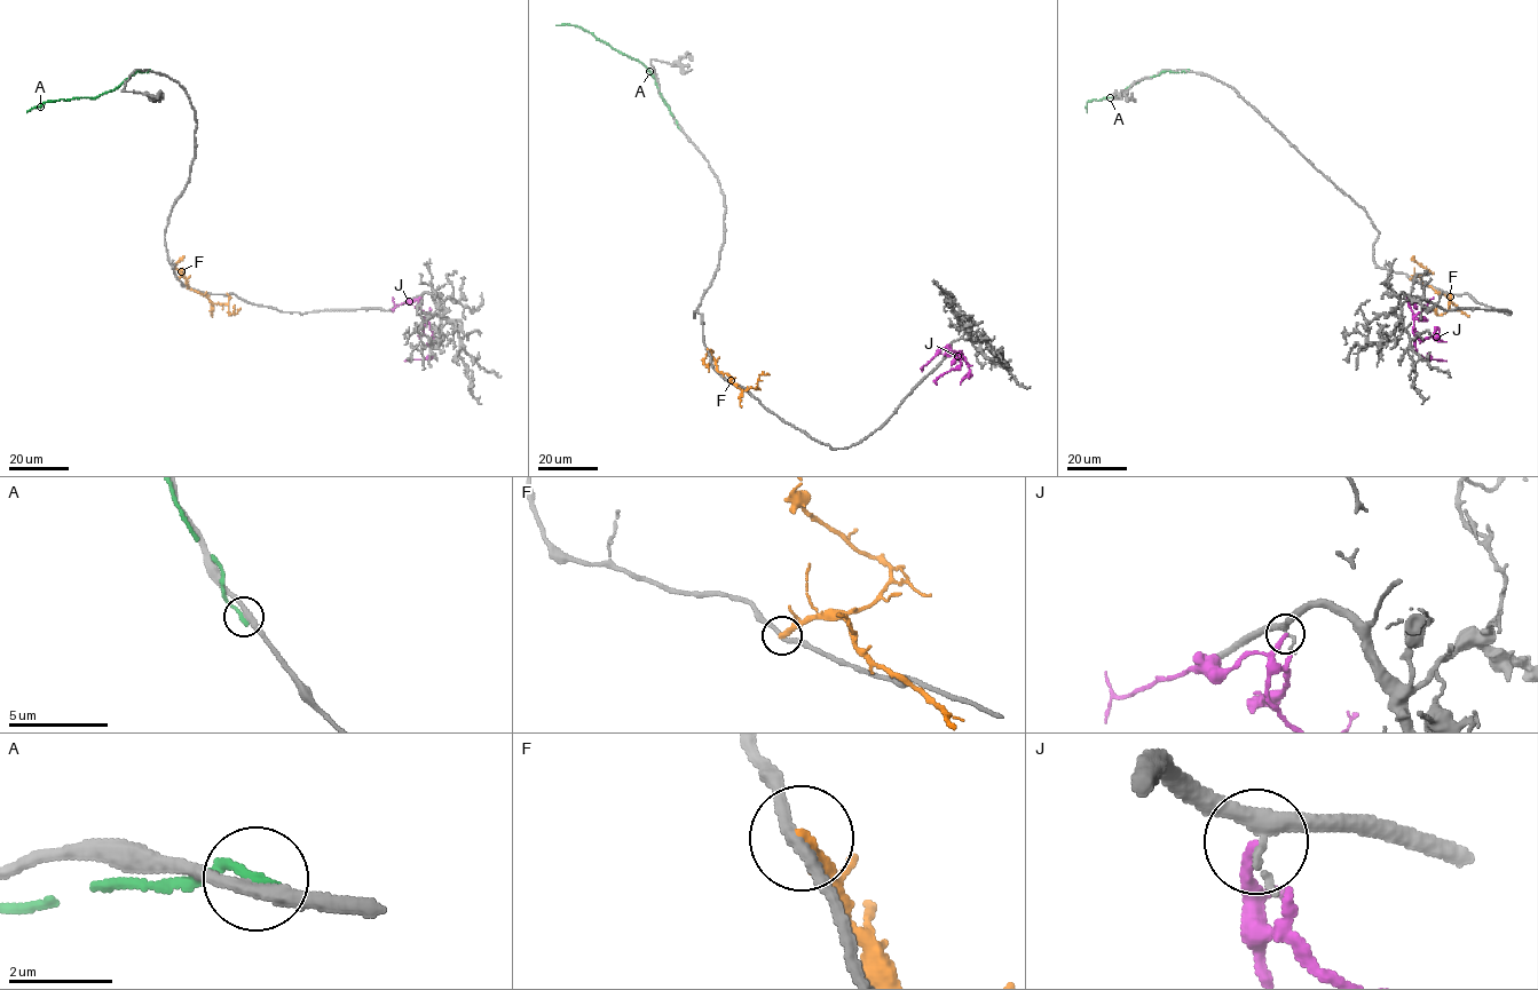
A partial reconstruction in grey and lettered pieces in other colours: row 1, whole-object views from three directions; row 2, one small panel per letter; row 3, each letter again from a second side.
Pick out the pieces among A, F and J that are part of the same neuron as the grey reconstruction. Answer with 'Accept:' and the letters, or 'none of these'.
Accept: none of these

